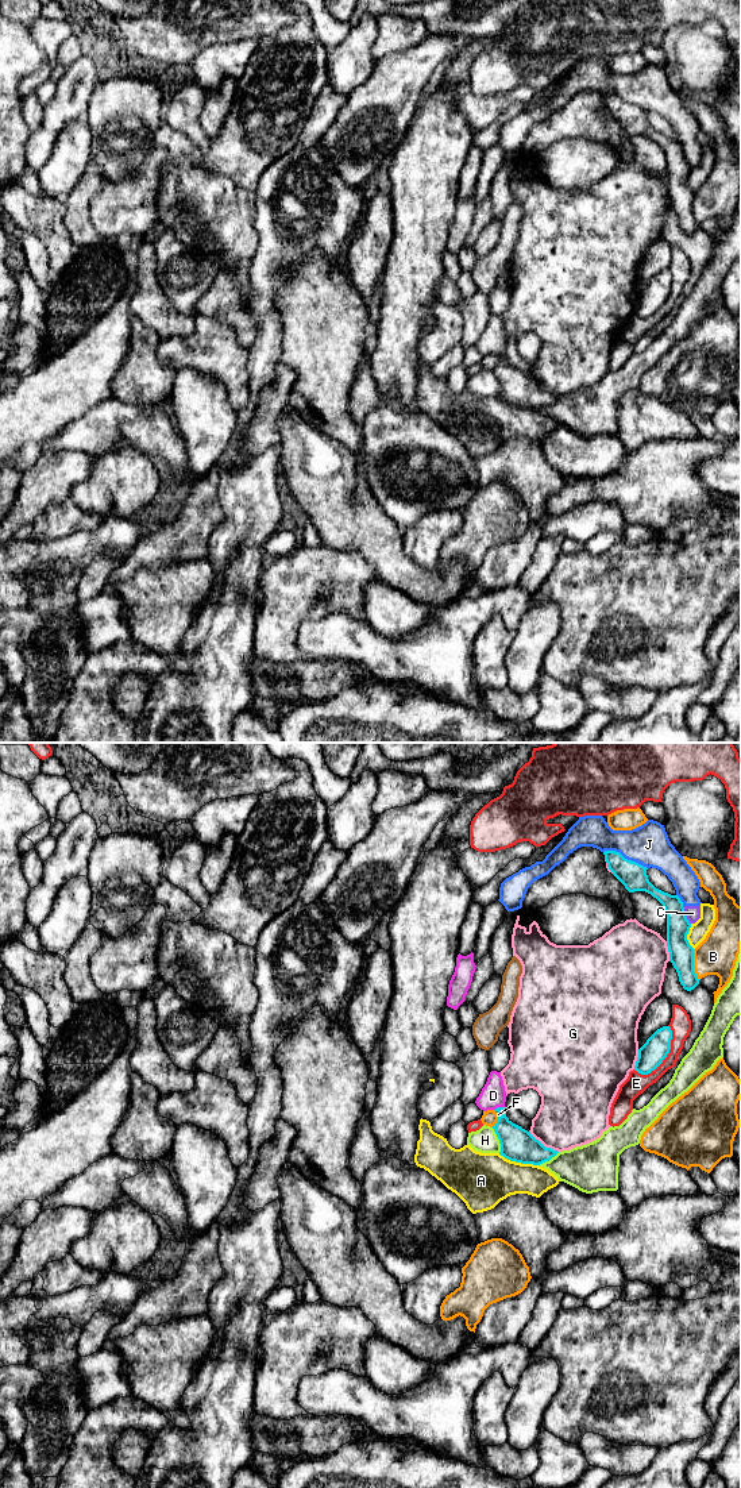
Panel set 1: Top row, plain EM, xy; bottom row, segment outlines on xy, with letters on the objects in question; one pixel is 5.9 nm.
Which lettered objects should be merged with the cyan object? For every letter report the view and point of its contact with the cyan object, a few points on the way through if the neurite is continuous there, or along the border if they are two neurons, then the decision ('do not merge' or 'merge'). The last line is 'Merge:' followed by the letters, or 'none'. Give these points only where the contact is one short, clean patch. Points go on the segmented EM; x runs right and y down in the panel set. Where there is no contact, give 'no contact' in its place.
A: xy (518, 1161) | do not merge
B: xy (693, 964) | do not merge
C: xy (684, 916) | do not merge
D: xy (498, 1107) | across xy (517, 1144), (504, 1128), (498, 1107), (493, 1095) | merge
E: xy (666, 1056) | do not merge
F: xy (500, 1113) | along xy (496, 1110), (500, 1117) | do not merge
G: xy (541, 1144) | do not merge
H: xy (498, 1138) | do not merge
J: xy (624, 858) | do not merge
Merge: D

